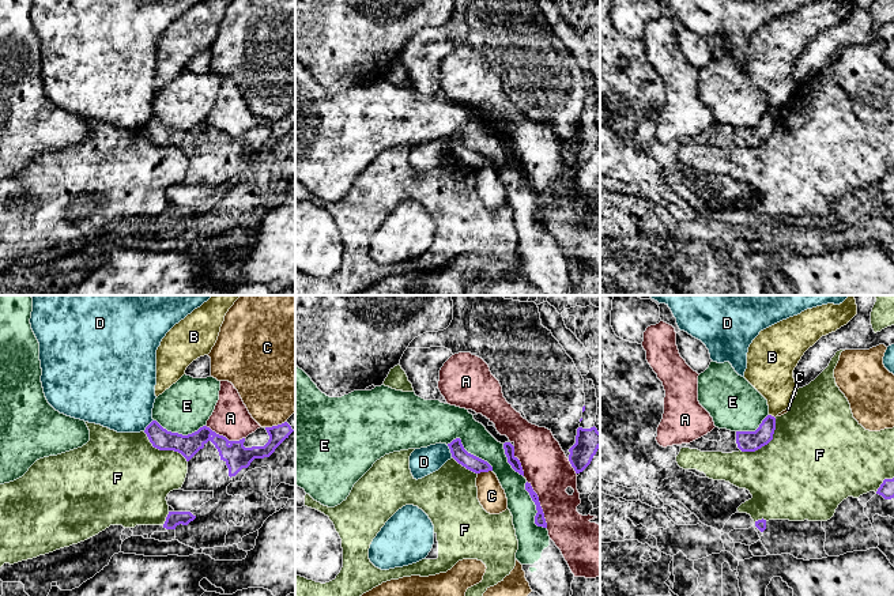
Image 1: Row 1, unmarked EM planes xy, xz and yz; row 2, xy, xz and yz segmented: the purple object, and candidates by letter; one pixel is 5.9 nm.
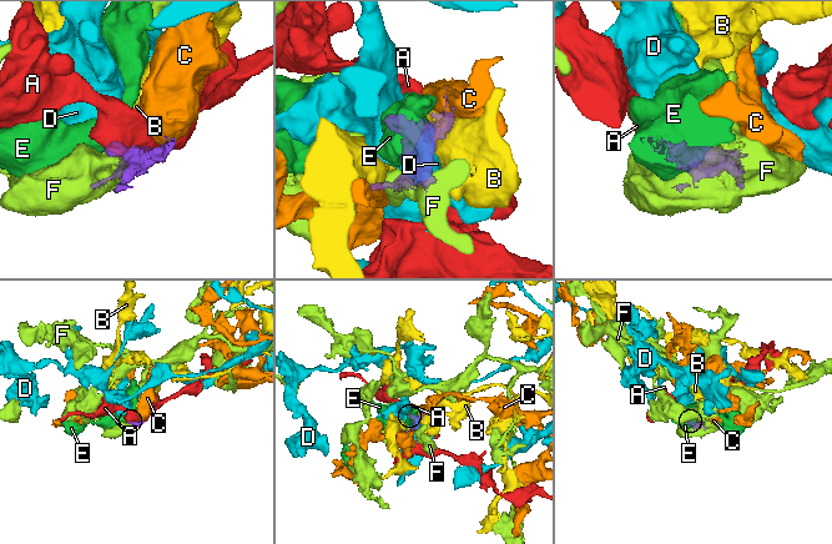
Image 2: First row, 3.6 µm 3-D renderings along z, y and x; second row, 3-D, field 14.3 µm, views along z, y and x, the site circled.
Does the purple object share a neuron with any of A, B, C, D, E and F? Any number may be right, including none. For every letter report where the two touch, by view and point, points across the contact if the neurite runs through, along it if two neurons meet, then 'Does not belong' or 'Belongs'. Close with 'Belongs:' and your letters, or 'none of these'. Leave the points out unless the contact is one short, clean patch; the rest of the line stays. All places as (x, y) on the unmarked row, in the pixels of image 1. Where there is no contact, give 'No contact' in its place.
A: Touches purple at xz (539, 199). Does not belong
B: Touches purple at yz (770, 110). Boundary: yz (769, 109), (774, 113). Does not belong
C: Touches purple at xz (485, 166). Does not belong
D: Touches purple at xz (451, 146). Boundary: xz (446, 140), (452, 151). Does not belong
E: Touches purple at xz (467, 147). Does not belong
F: Touches purple at yz (766, 139). Does not belong
Belongs: none of these

